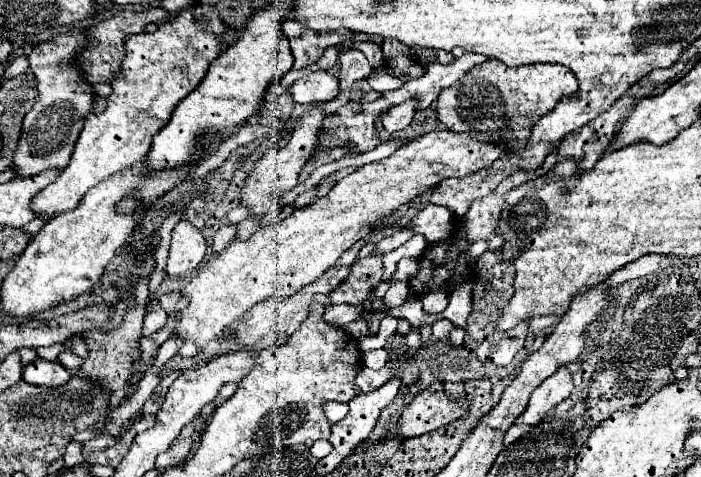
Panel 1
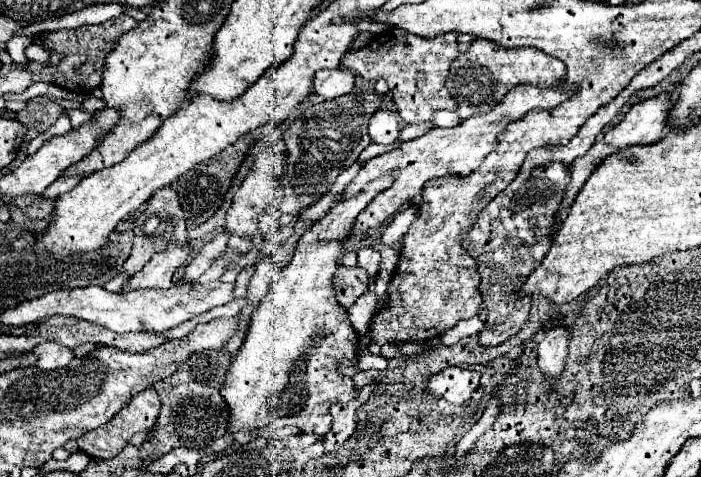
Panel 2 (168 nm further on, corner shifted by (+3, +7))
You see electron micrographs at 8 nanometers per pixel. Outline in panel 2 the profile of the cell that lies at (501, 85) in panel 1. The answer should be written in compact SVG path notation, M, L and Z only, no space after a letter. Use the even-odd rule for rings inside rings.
M478 38L470 44L470 50L466 54L460 54L456 62L452 62L450 74L446 78L446 86L452 92L454 100L458 102L458 114L462 118L468 118L472 112L494 108L504 98L504 92L508 92L508 88L520 82L552 86L554 82L562 80L564 74L566 74L564 62L544 54L538 48L500 48L490 40ZM462 108L466 112L462 112Z

